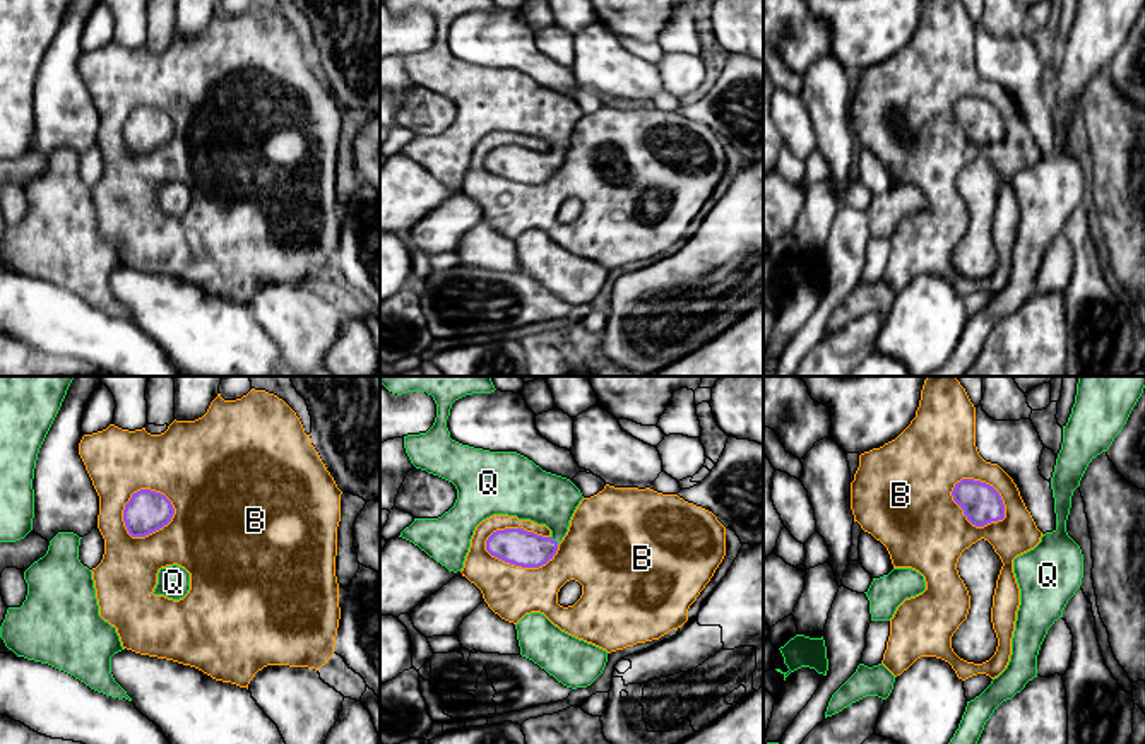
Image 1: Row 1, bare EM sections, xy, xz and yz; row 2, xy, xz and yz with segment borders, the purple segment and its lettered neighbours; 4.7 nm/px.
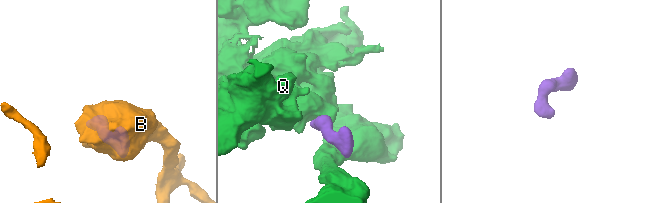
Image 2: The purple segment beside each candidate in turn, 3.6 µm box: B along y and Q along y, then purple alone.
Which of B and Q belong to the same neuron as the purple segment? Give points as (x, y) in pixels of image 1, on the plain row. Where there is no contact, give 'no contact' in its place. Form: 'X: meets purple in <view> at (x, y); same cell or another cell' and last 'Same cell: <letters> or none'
B: meets purple in xz at (524, 183); another cell
Q: meets purple in xz at (555, 158); same cell
Same cell: Q

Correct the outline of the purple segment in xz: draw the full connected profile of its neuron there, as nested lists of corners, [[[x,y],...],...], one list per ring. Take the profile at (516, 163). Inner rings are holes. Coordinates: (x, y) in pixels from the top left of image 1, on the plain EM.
[[[380,0],[389,9],[402,12],[407,9],[426,9],[436,21],[436,34],[426,50],[404,53],[404,65],[416,86],[438,92],[452,99],[457,106],[454,123],[438,135],[414,135],[399,154],[412,159],[448,188],[462,188],[471,156],[476,144],[493,133],[508,132],[519,137],[531,137],[546,142],[549,154],[527,149],[524,145],[505,145],[493,149],[486,157],[486,168],[515,183],[539,185],[546,181],[558,168],[558,161],[568,149],[570,137],[584,116],[580,106],[567,94],[543,87],[527,74],[517,68],[489,68],[462,62],[450,55],[447,36],[452,21],[466,12],[491,10],[493,0]]]

